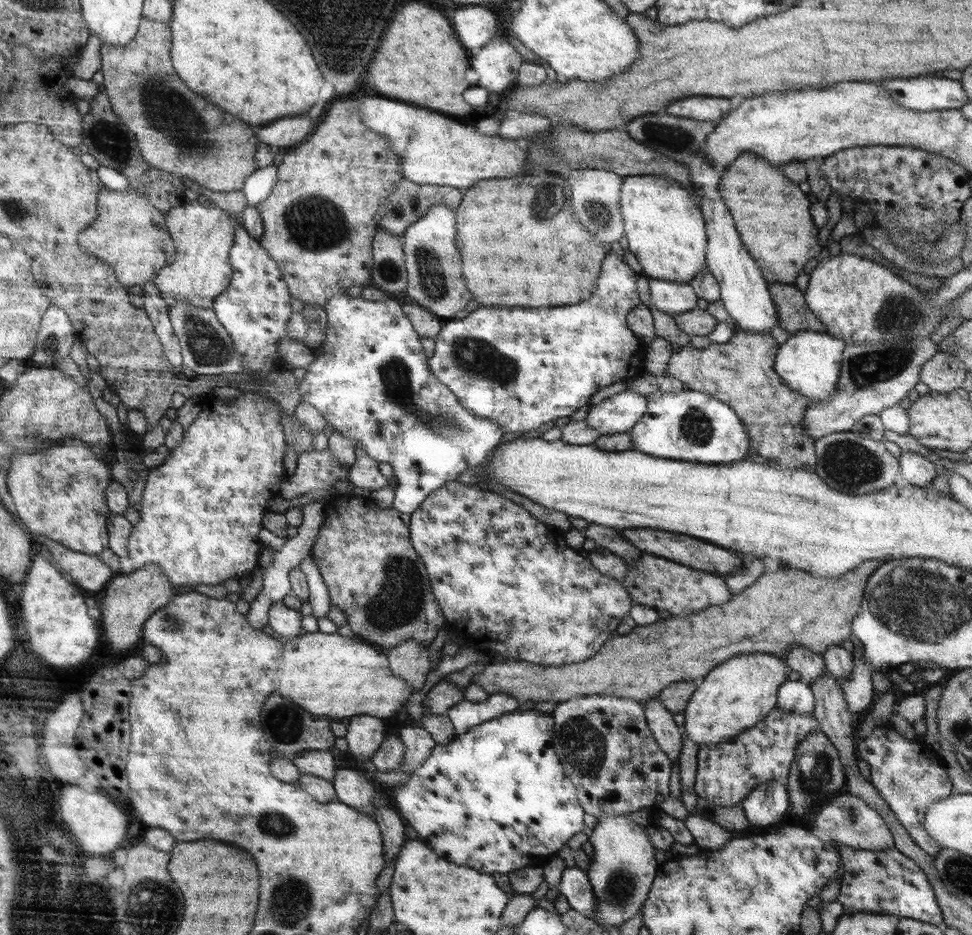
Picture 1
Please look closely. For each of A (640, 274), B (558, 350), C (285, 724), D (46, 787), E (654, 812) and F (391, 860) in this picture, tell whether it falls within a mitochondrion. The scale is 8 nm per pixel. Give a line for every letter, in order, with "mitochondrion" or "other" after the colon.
A: other
B: other
C: mitochondrion
D: other
E: other
F: other

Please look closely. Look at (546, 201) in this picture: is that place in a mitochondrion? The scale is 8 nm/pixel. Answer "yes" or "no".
yes

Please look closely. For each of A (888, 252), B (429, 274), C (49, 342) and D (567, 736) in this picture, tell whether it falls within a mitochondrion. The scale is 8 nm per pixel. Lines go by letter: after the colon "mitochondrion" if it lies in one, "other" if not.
A: other
B: mitochondrion
C: mitochondrion
D: mitochondrion

